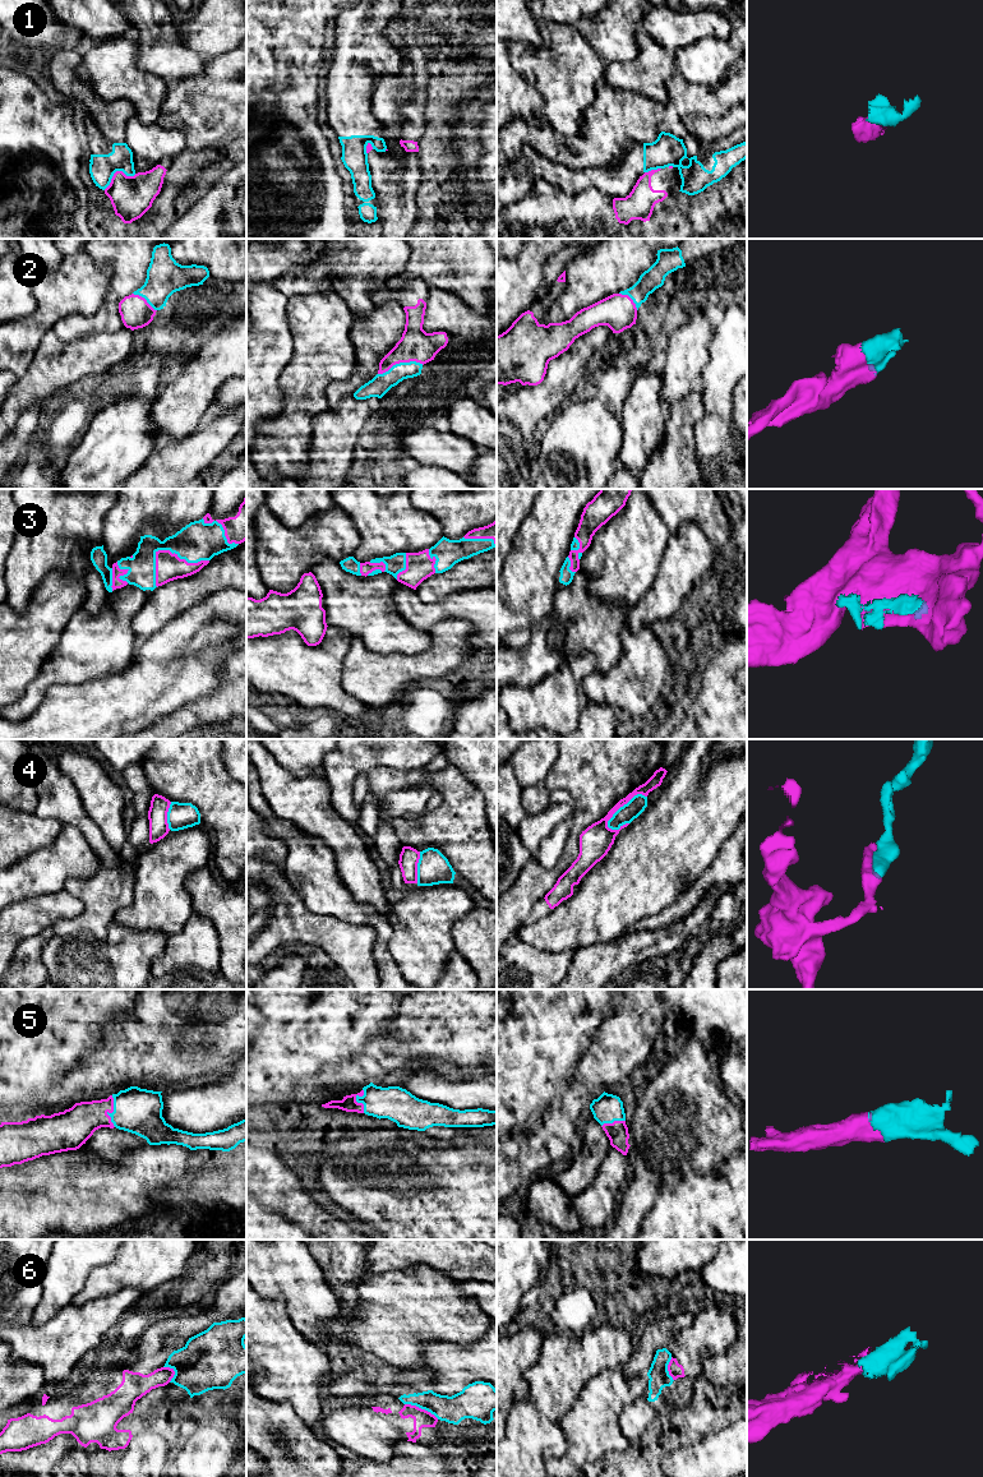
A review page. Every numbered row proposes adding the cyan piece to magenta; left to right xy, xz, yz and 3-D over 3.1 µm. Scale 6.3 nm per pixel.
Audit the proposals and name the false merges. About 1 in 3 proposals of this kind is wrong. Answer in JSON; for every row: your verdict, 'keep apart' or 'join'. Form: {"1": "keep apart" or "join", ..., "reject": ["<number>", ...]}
{"1": "keep apart", "2": "join", "3": "join", "4": "keep apart", "5": "join", "6": "keep apart", "reject": ["1", "4", "6"]}

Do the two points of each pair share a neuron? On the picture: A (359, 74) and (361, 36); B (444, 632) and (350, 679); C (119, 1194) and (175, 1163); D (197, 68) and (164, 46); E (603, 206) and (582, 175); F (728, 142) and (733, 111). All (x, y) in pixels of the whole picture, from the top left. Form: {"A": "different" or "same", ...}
{"A": "same", "B": "same", "C": "same", "D": "same", "E": "different", "F": "different"}

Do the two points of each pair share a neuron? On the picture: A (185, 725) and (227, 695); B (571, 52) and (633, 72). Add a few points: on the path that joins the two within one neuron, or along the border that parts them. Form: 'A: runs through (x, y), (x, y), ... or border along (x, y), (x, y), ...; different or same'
A: runs through (195, 715), (217, 705); same
B: border along (607, 64), (604, 82); different

